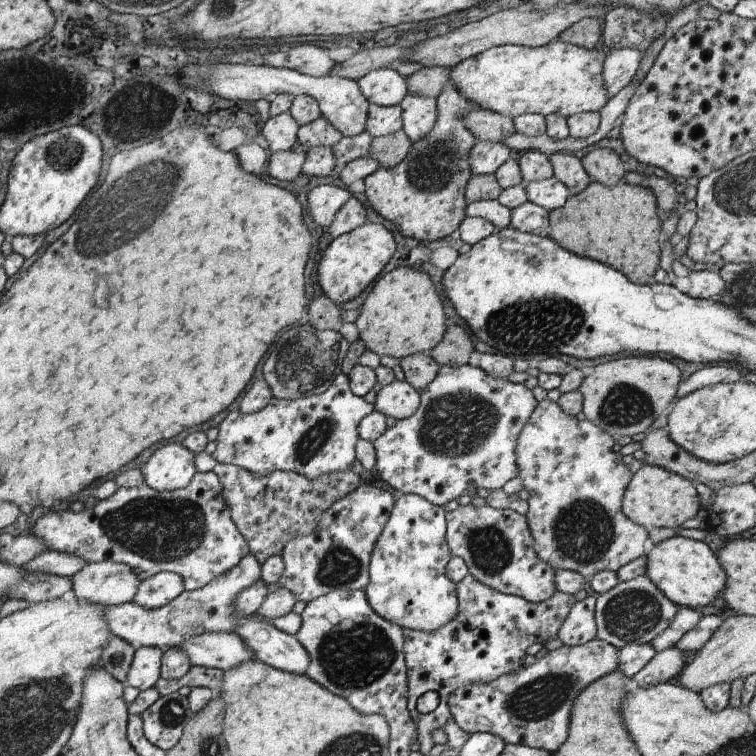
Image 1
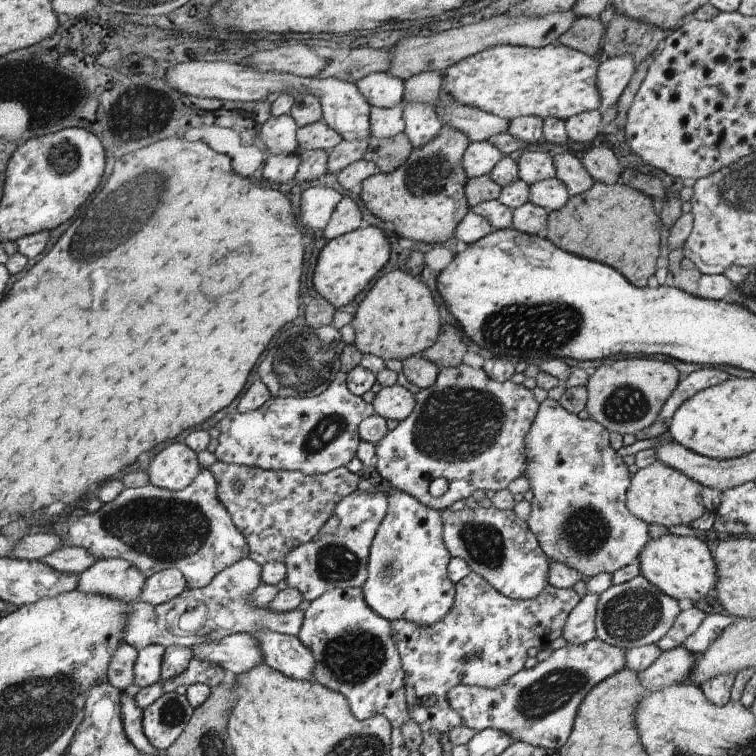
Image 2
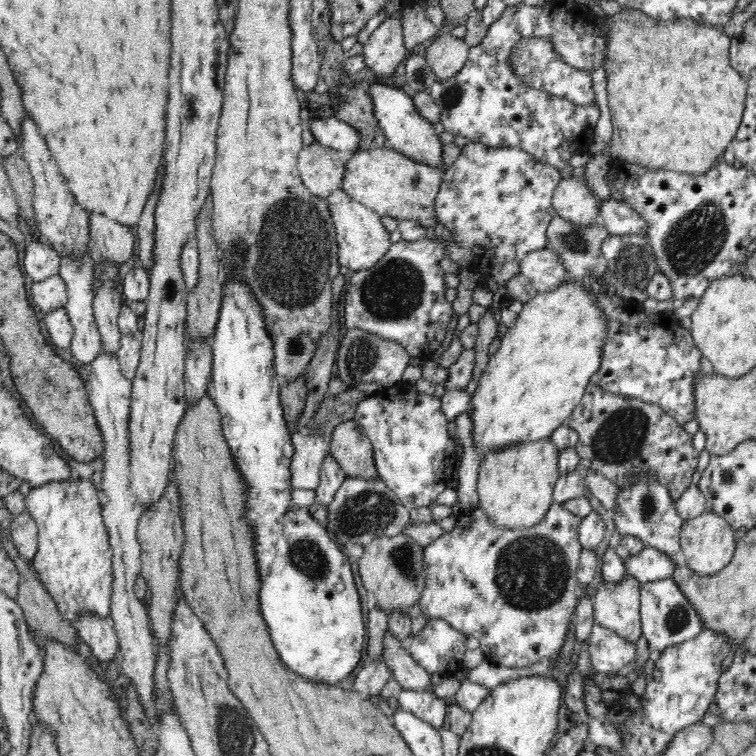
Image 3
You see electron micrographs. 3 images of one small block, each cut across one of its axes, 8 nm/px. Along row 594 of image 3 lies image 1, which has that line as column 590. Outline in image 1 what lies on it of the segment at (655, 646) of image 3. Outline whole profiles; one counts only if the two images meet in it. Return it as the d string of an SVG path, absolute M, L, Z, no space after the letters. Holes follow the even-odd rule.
M595 637L586 643L580 645L561 645L556 649L551 649L548 654L545 654L542 658L537 659L530 666L521 666L516 668L515 671L511 671L507 675L501 675L499 679L489 681L488 683L471 683L468 685L460 685L455 690L448 695L448 708L449 712L452 714L452 722L454 722L463 732L467 734L473 733L489 733L494 734L495 736L500 736L504 744L524 744L529 747L536 749L543 749L547 752L555 753L556 750L563 744L563 741L566 739L570 711L572 710L573 701L576 699L576 696L588 685L591 684L594 680L609 674L610 672L615 671L618 668L618 649L614 646L611 646L608 642L598 639Z

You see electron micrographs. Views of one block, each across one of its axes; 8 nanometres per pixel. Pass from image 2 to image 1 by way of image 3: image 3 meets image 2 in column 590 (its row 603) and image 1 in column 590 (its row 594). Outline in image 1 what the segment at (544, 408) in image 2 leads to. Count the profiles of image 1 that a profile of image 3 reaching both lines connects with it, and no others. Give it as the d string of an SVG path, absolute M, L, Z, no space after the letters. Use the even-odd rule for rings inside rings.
M549 399L537 404L527 424L522 428L517 442L518 476L522 488L529 493L526 500L528 527L533 537L533 554L553 570L578 572L589 580L599 571L613 571L643 555L648 530L634 523L622 511L622 496L632 477L623 465L621 455L611 449L614 438L597 428L589 420L578 420L563 412Z

